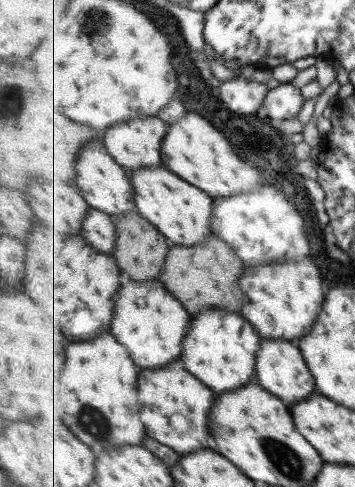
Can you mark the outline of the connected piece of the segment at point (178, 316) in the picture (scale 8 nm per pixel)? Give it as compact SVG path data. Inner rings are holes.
M124 278L119 298L115 302L115 318L111 322L116 339L129 348L131 356L141 368L165 368L183 355L183 344L191 330L193 315L185 305L167 290L162 280L130 280Z

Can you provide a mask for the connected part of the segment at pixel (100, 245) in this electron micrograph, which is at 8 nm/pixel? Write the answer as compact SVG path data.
M89 208L83 220L82 235L101 254L113 255L117 249L118 233L115 218L101 210Z

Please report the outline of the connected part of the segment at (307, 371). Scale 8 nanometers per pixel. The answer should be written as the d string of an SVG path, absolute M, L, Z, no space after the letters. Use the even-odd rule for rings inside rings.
M262 338L261 350L257 354L257 382L271 394L286 402L288 406L307 400L315 392L319 393L317 381L303 356L302 349L296 342L283 338L275 338L275 340Z

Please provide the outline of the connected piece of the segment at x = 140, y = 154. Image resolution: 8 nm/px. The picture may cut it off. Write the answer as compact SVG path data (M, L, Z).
M141 116L127 120L126 123L115 124L104 134L107 152L111 154L128 172L151 166L164 166L163 140L166 140L169 124L157 116Z

